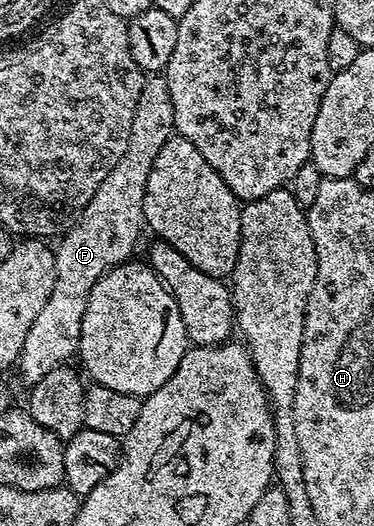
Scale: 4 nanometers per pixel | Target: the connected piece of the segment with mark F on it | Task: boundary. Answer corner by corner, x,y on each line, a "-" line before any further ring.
145,77
138,104
134,108
134,124
130,124
130,140
122,160
110,168
110,176
98,184
98,192
94,192
90,204
86,204
80,217
55,247
54,289
50,291
50,300
46,300
42,312
38,312
34,324
30,324
30,332
26,332
26,344
22,344
18,359
25,383
42,380
46,372
71,363
77,357
82,336
82,316
86,312
86,300
90,300
90,288
94,288
94,284
107,270
133,257
132,249
140,238
140,226
142,230
145,225
146,176
150,176
154,156
162,152
162,144
174,137
175,128
174,104
170,100
167,77

